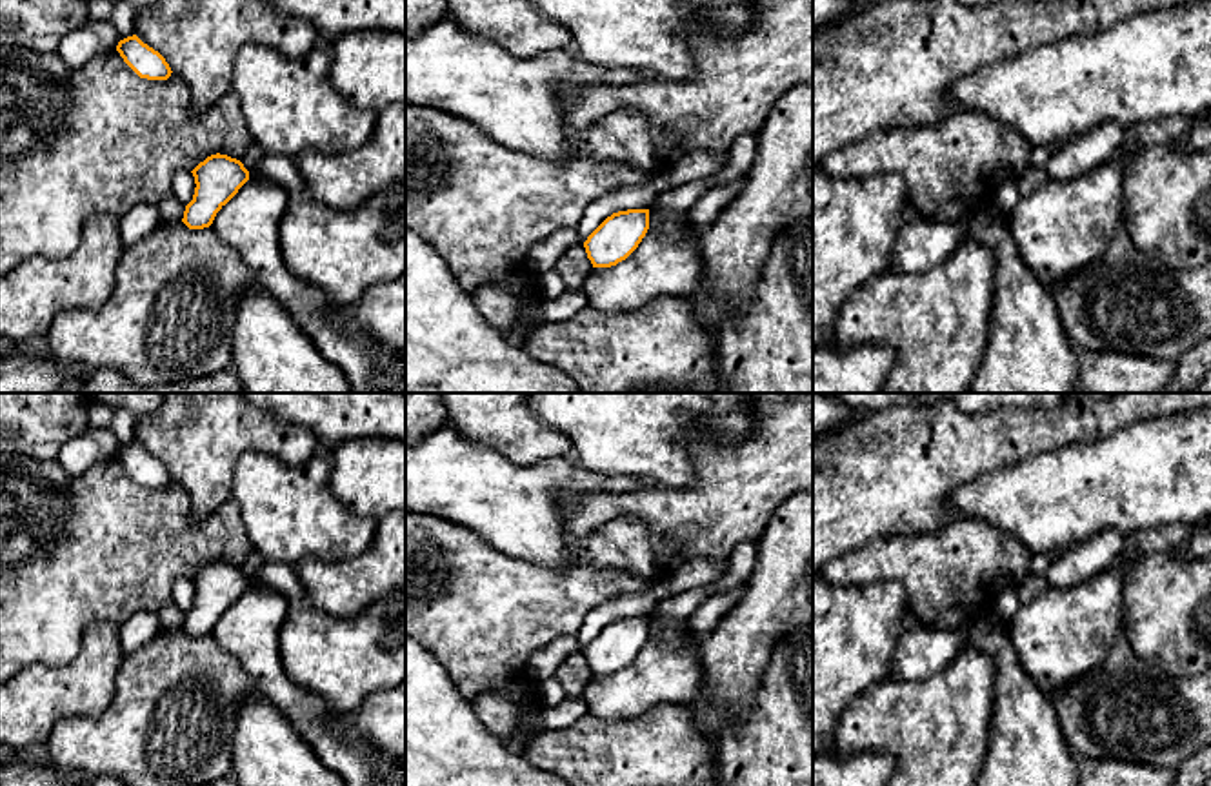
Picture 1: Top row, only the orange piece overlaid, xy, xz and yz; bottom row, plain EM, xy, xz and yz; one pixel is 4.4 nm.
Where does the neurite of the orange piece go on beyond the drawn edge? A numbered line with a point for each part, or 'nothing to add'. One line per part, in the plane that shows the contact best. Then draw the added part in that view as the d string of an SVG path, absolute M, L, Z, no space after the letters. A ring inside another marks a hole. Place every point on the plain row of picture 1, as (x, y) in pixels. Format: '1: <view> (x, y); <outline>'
nothing to add

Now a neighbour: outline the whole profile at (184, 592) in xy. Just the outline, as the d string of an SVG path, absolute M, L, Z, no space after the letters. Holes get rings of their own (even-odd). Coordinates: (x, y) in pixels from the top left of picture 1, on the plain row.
M178 577L173 584L173 602L187 613L193 608L195 602L195 584L187 577Z

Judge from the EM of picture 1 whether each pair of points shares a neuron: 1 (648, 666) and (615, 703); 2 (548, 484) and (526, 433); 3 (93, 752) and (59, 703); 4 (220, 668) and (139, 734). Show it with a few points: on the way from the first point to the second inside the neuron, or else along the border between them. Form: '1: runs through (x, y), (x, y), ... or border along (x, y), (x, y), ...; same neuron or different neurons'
1: runs through (642, 675), (624, 694); same neuron
2: border along (499, 452), (519, 464), (542, 464), (571, 455); different neurons
3: border along (111, 701), (93, 717), (64, 717), (42, 748); different neurons
4: runs through (195, 674), (168, 685), (151, 703), (151, 708); same neuron

